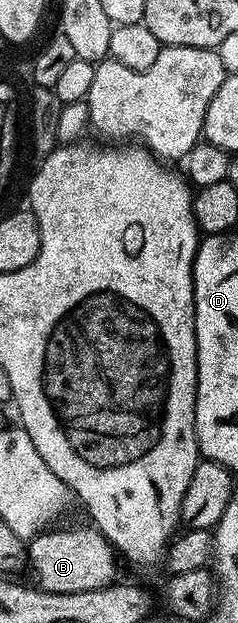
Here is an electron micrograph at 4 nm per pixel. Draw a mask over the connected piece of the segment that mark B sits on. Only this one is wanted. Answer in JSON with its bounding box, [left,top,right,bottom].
[28,526,118,594]

